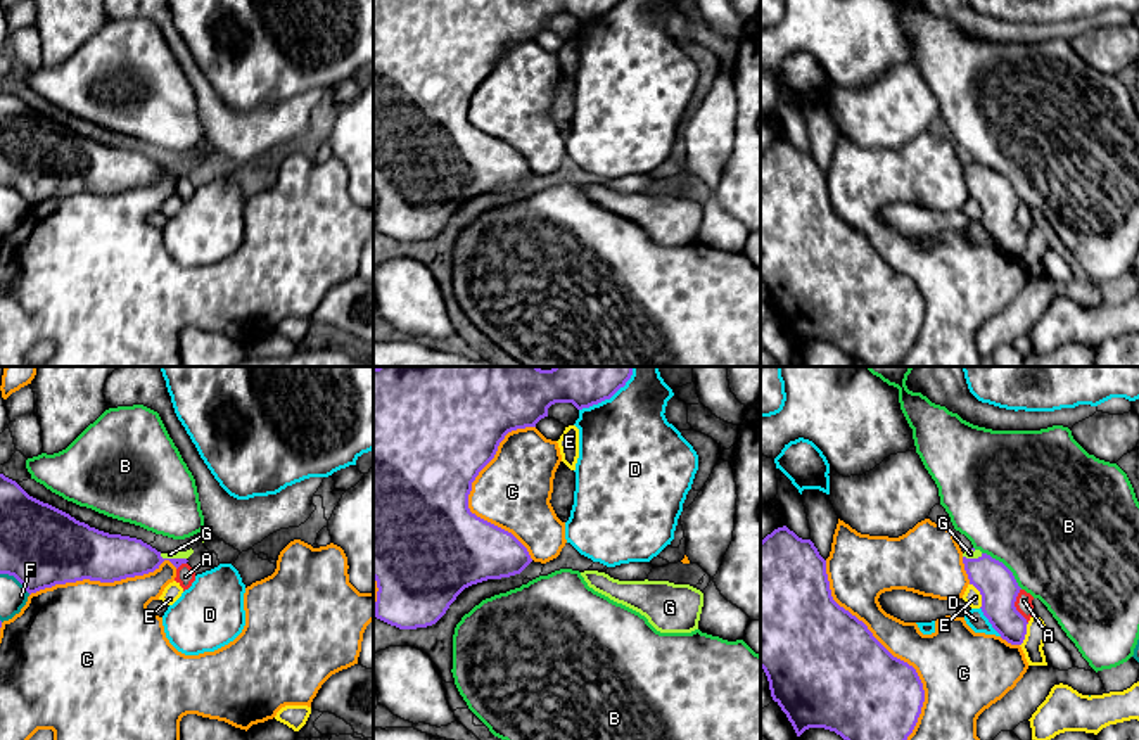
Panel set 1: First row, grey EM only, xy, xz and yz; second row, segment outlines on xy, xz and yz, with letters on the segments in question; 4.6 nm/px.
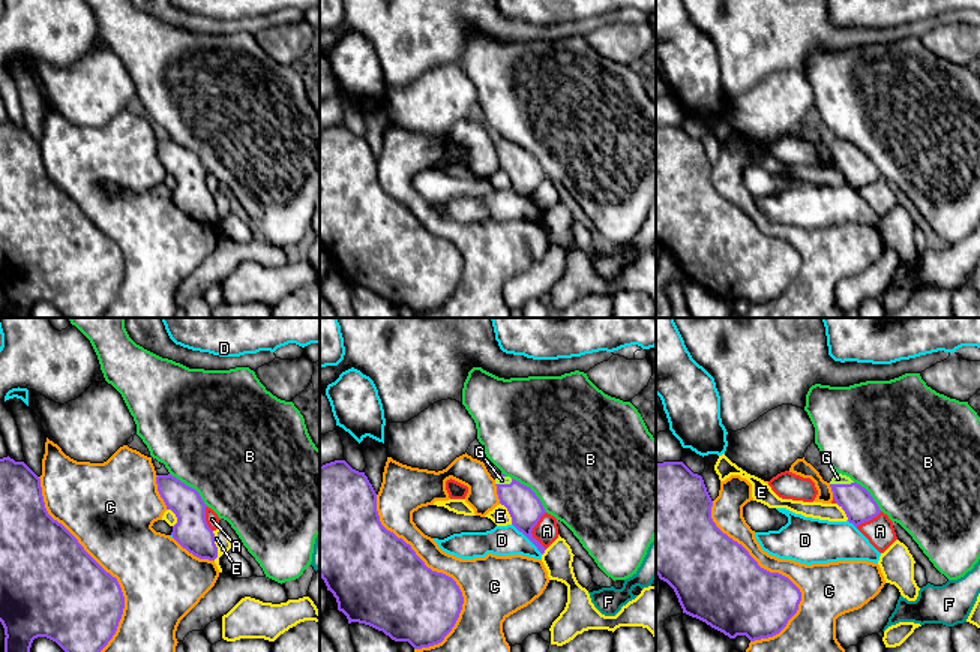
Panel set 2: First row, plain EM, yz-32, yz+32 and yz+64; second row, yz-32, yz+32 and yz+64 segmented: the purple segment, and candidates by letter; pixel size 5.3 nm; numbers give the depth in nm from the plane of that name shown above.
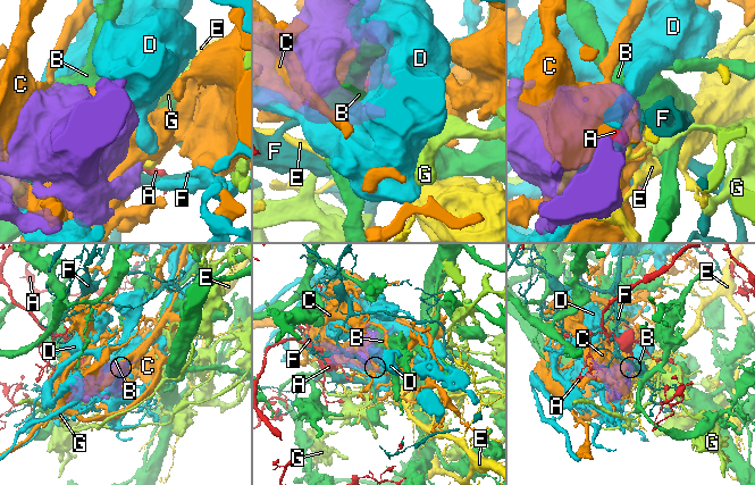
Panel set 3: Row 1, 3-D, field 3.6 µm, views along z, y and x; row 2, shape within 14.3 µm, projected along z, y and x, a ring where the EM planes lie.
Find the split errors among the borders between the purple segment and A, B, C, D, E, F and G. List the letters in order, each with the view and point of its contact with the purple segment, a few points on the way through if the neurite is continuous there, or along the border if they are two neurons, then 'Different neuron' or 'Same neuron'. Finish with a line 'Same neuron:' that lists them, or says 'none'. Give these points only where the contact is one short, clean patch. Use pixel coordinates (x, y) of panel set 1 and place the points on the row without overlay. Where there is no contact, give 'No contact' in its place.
A: Touches purple at yz (1013, 218). Different neuron
B: Touches purple at yz (1005, 178). Different neuron
C: Touches purple at yz (896, 270). Different neuron
D: Touches purple at xz (600, 14). Different neuron
E: Touches purple at yz (980, 206). Different neuron
F: Touches purple at xy (16, 191). Different neuron
G: Touches purple at xy (173, 172). Same neuron
Same neuron: G

